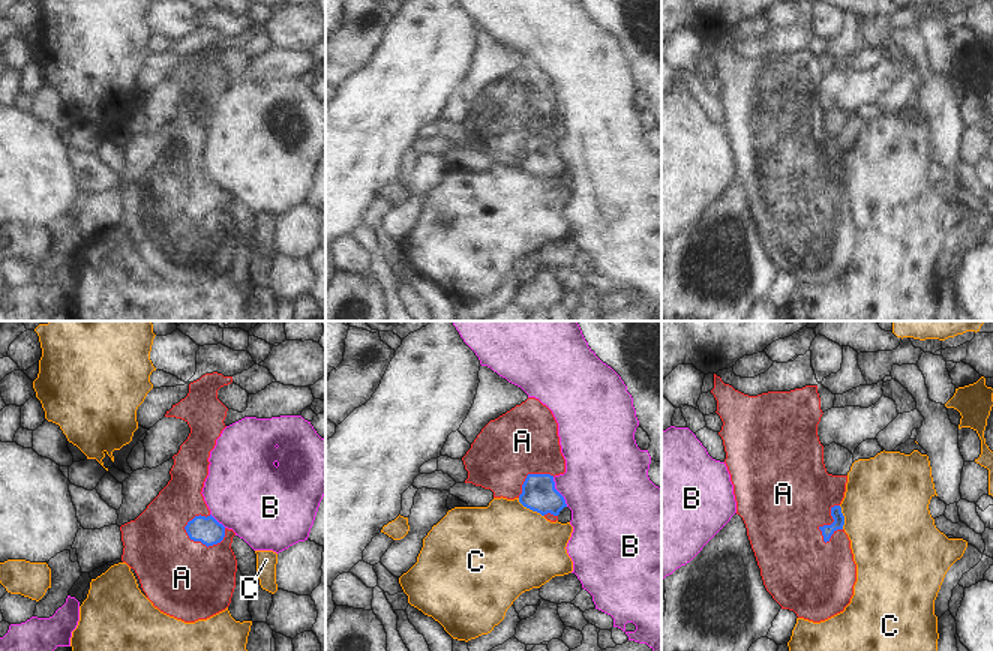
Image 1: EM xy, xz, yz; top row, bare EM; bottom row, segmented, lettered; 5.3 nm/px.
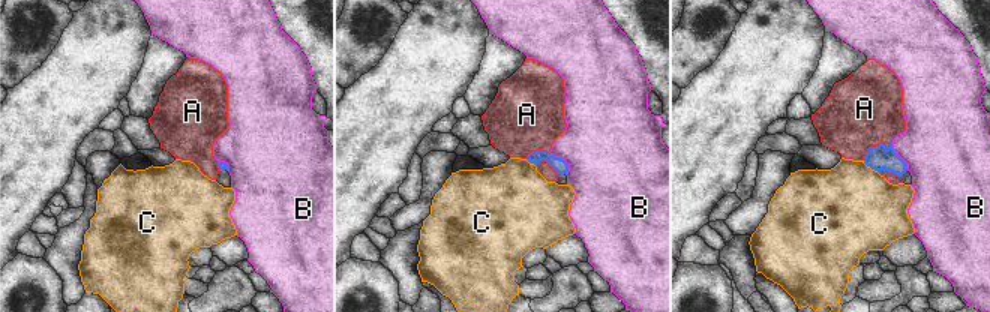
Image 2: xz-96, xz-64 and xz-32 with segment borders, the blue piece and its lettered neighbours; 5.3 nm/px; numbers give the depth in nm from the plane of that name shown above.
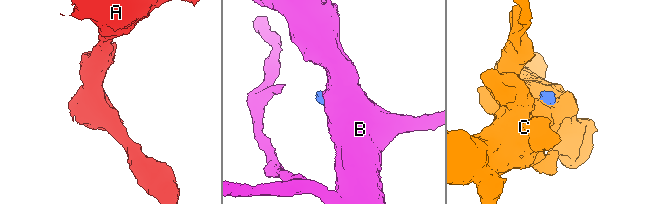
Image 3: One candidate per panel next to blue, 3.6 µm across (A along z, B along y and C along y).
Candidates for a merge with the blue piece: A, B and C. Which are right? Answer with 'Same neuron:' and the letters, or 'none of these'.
Same neuron: A

